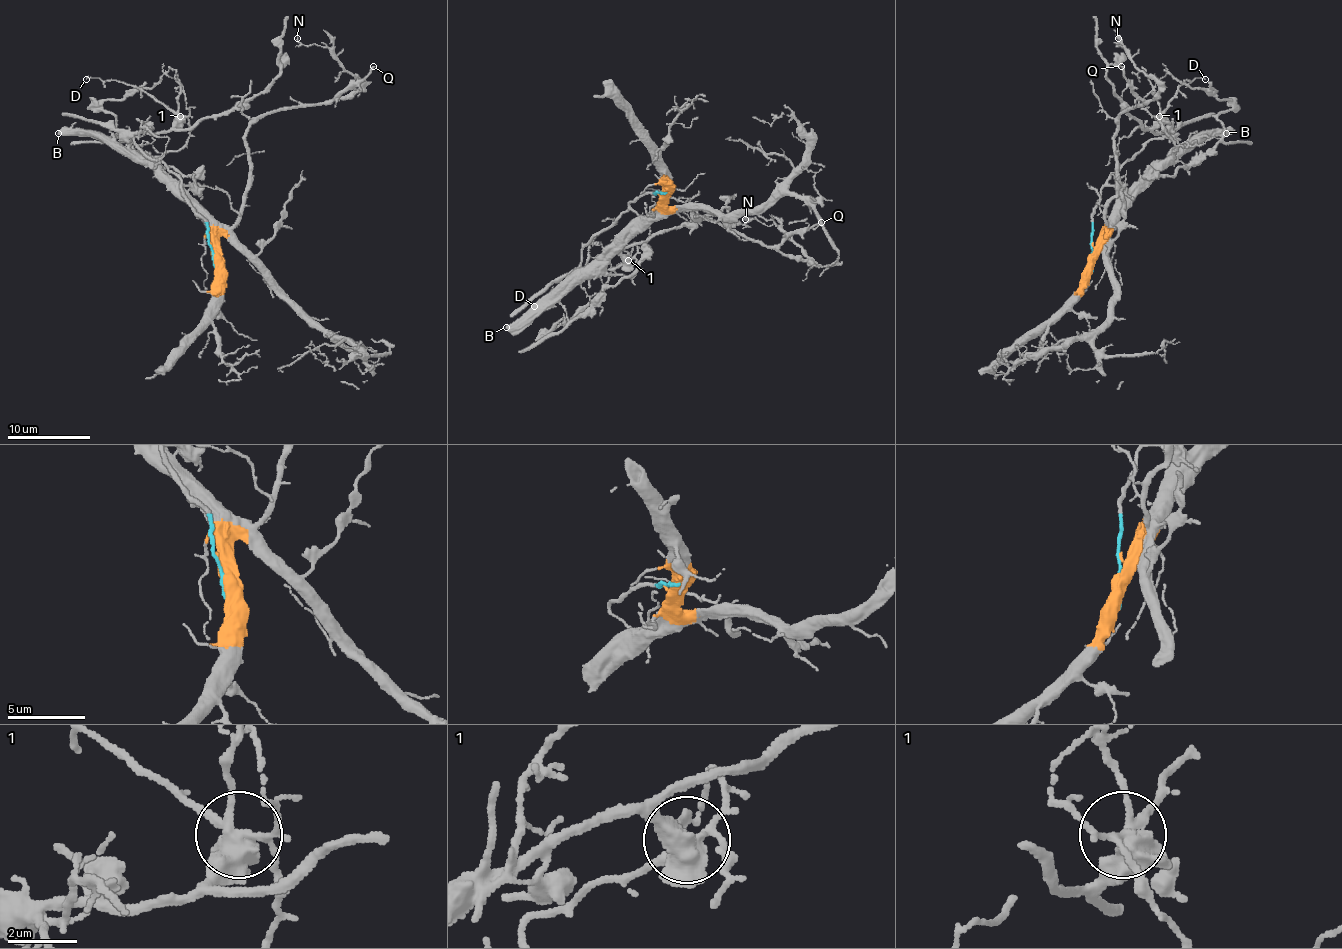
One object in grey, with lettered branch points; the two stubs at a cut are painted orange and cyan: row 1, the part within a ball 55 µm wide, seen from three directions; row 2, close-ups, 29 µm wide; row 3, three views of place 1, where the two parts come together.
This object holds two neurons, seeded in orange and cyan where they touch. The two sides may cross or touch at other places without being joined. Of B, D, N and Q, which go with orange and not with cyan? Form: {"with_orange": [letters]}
{"with_orange": ["B", "D", "N", "Q"]}

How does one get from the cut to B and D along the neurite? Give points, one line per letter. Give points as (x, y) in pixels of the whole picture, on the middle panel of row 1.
B: (661, 192), (659, 203), (597, 263), (572, 273), (505, 327)
D: (661, 192), (659, 203), (605, 269), (630, 277), (636, 261), (628, 259), (593, 277), (559, 286), (535, 307)

